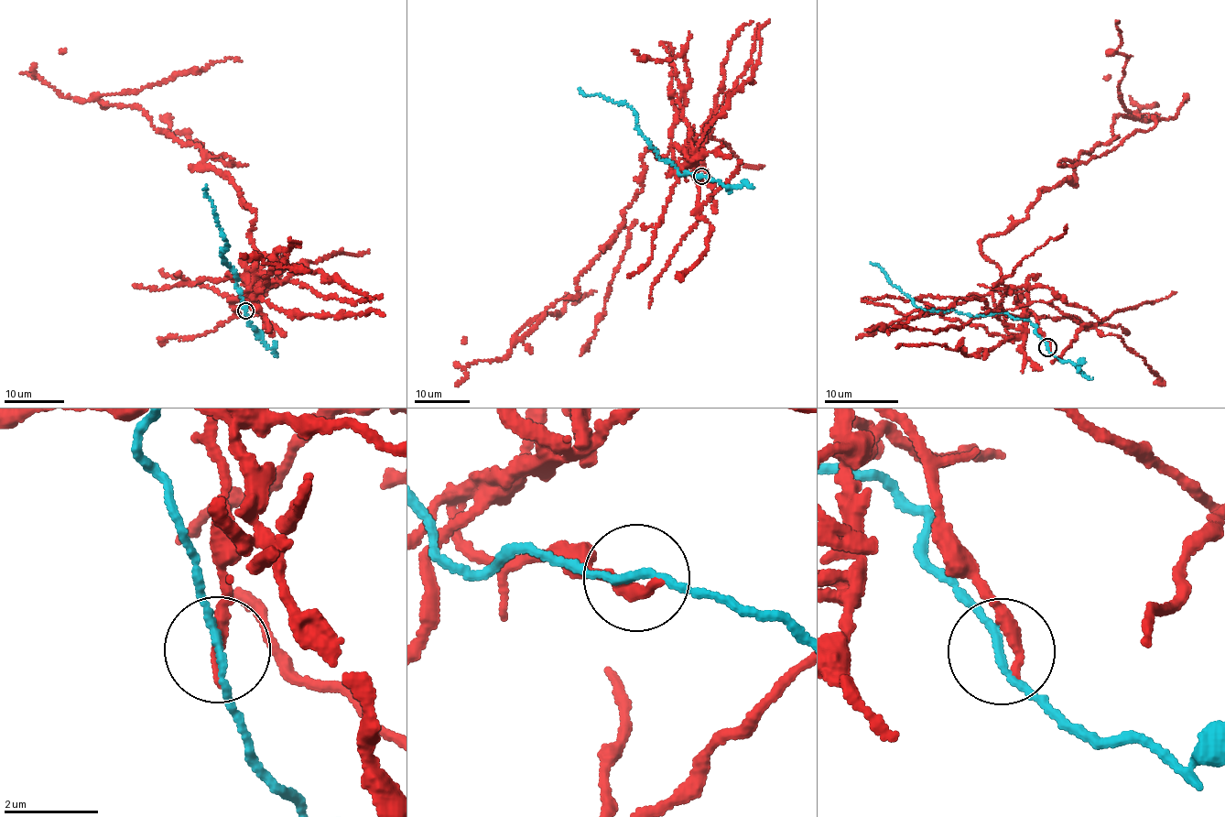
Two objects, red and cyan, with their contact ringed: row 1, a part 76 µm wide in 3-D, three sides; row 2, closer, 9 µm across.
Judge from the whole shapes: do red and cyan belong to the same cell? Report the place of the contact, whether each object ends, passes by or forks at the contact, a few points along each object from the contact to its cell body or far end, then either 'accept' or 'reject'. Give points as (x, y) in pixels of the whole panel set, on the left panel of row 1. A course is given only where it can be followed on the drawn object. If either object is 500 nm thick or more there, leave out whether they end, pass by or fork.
at (245, 310); red ends there; cyan passes by; red runs (246, 310), (254, 212), (240, 190), (202, 168), (203, 150), (98, 96), (242, 60); cyan runs (244, 310), (236, 286), (237, 281), (223, 260), (222, 251), (228, 247), (205, 186); reject

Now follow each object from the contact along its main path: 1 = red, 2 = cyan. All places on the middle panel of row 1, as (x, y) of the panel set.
1: (701, 177), (681, 172), (670, 149), (660, 158), (648, 148), (642, 188), (578, 294), (515, 336), (596, 290)
2: (701, 176), (680, 175), (661, 159), (638, 129), (636, 113), (627, 104), (579, 89)

